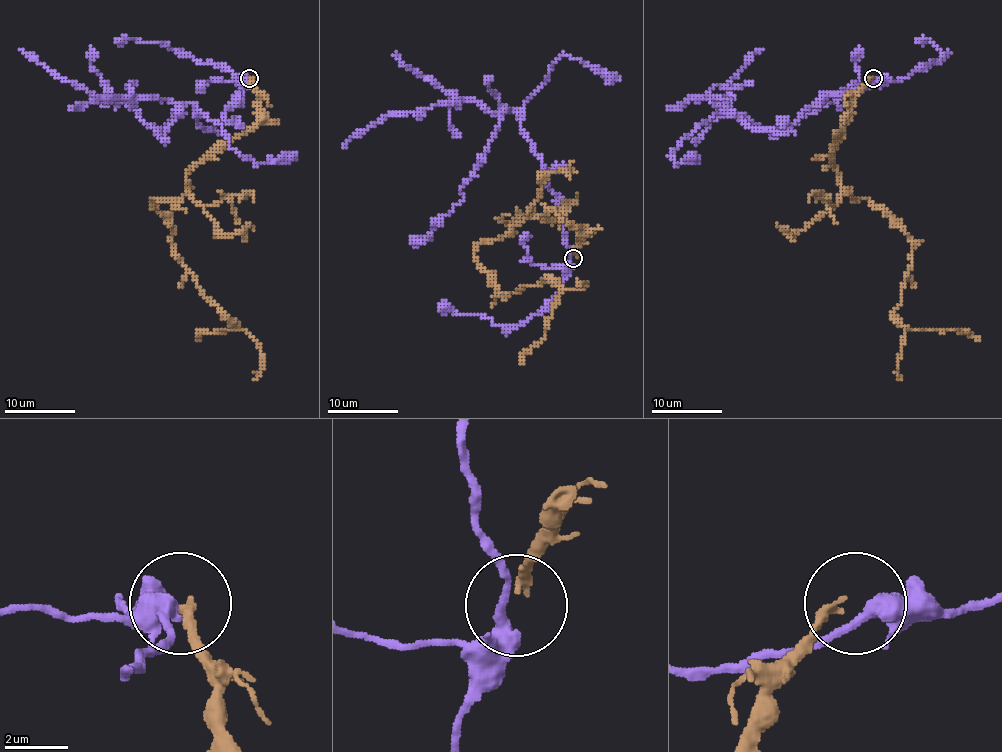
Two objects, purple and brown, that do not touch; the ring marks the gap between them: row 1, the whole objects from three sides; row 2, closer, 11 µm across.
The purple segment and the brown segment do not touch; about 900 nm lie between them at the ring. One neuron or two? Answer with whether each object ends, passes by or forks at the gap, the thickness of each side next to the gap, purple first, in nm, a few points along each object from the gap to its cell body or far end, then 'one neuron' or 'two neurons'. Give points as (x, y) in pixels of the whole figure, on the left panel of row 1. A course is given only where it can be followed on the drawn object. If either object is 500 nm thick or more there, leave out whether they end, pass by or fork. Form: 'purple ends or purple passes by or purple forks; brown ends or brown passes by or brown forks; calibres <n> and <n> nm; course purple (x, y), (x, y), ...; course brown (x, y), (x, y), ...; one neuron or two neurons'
purple passes by; brown ends; calibres 400 and 240 nm; course purple (247, 78), (217, 133), (205, 130), (185, 103), (160, 130), (105, 87), (91, 66), (91, 45); course brown (251, 78), (258, 121), (194, 165), (180, 197), (151, 199), (173, 229), (173, 254), (237, 325), (198, 341); two neurons

